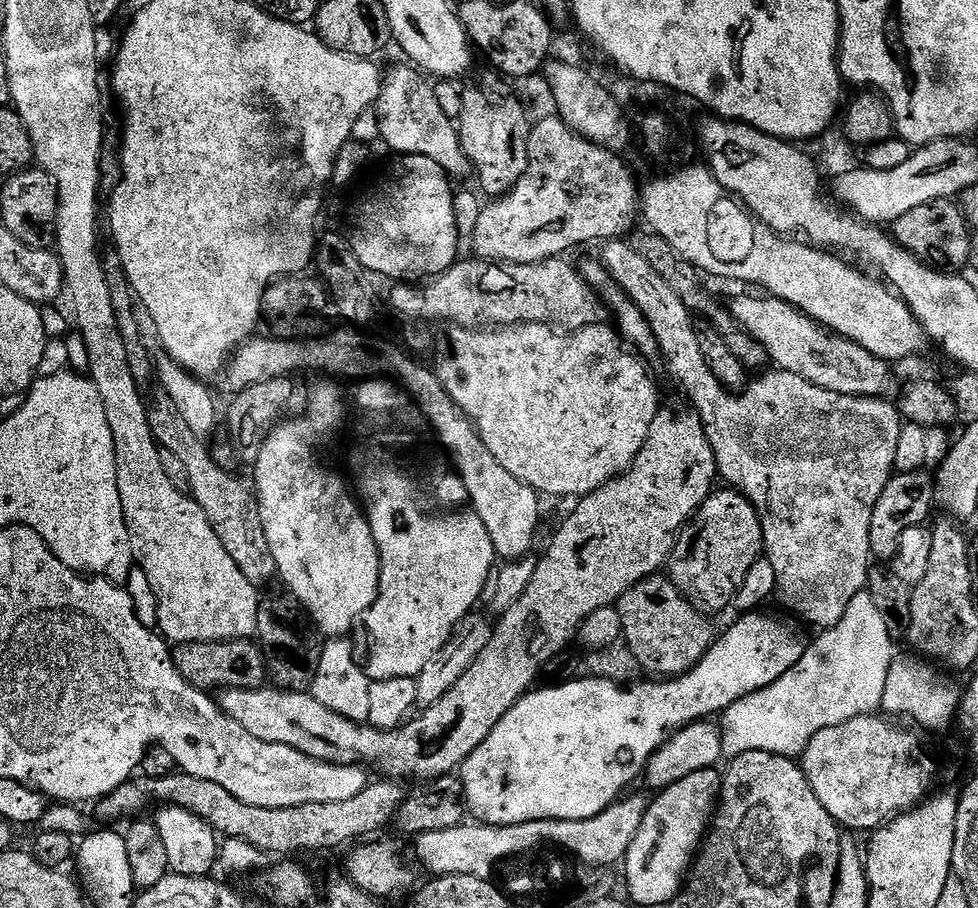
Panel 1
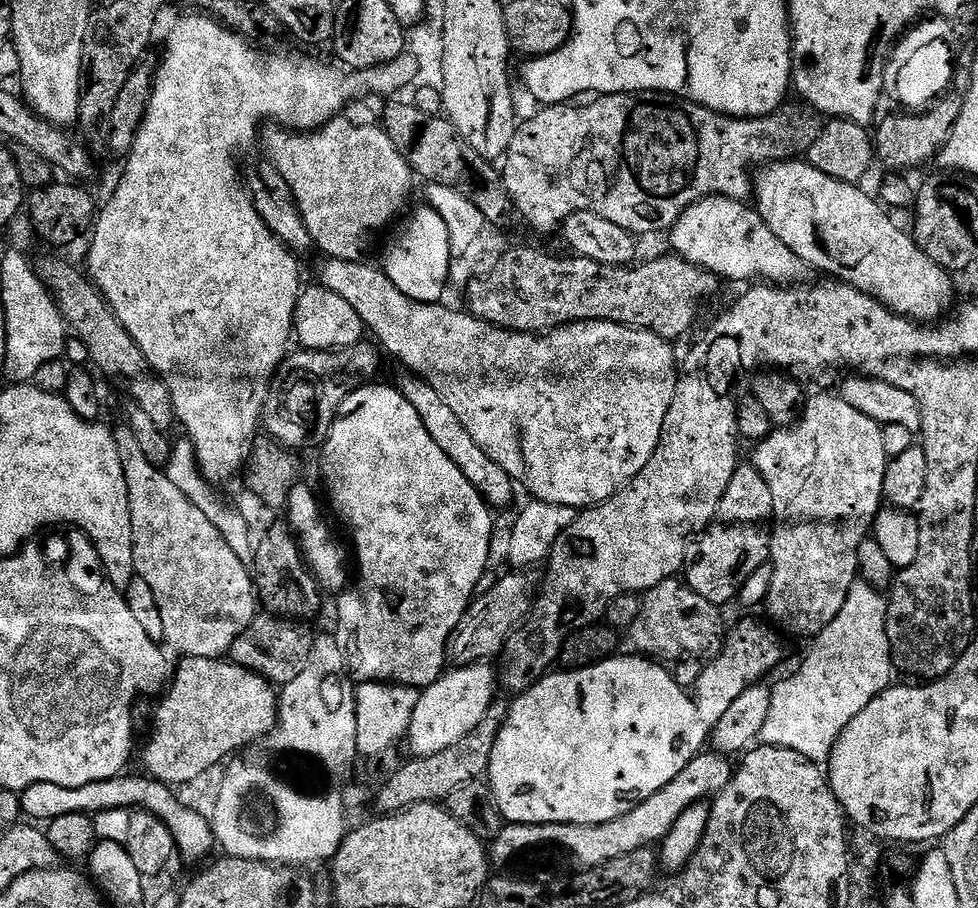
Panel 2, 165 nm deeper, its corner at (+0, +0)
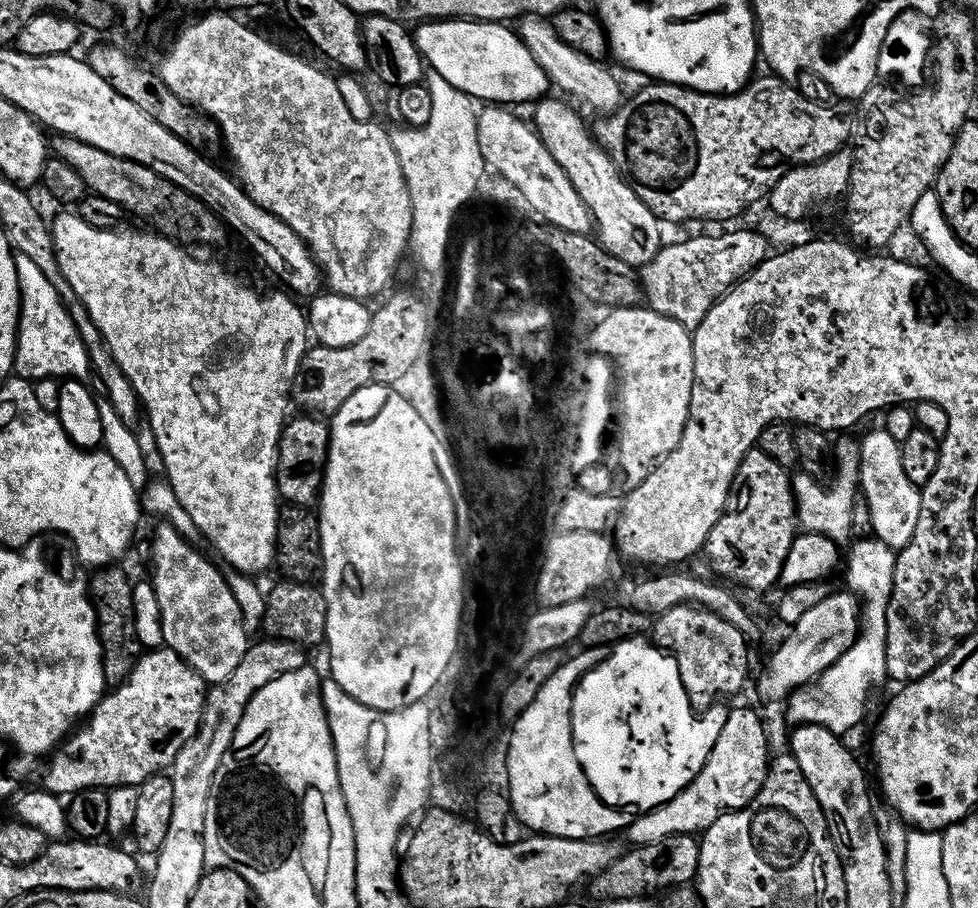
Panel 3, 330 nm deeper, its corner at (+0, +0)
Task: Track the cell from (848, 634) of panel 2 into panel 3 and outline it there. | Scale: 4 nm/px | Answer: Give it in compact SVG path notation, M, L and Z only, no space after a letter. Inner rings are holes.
M860 538L855 541L848 556L847 591L862 602L862 631L854 646L820 675L819 680L799 688L786 701L788 720L792 726L813 724L830 730L835 736L856 728L868 712L868 695L872 688L889 679L888 659L888 607L894 590L894 570L897 553L890 546L875 538Z

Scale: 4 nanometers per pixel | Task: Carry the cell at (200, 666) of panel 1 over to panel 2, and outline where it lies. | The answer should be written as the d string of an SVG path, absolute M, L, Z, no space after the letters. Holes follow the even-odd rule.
M257 614L244 633L232 643L230 659L232 663L242 666L251 672L257 672L273 686L283 686L294 682L302 670L310 662L310 650L314 643L313 637L300 632L295 619L275 614Z

